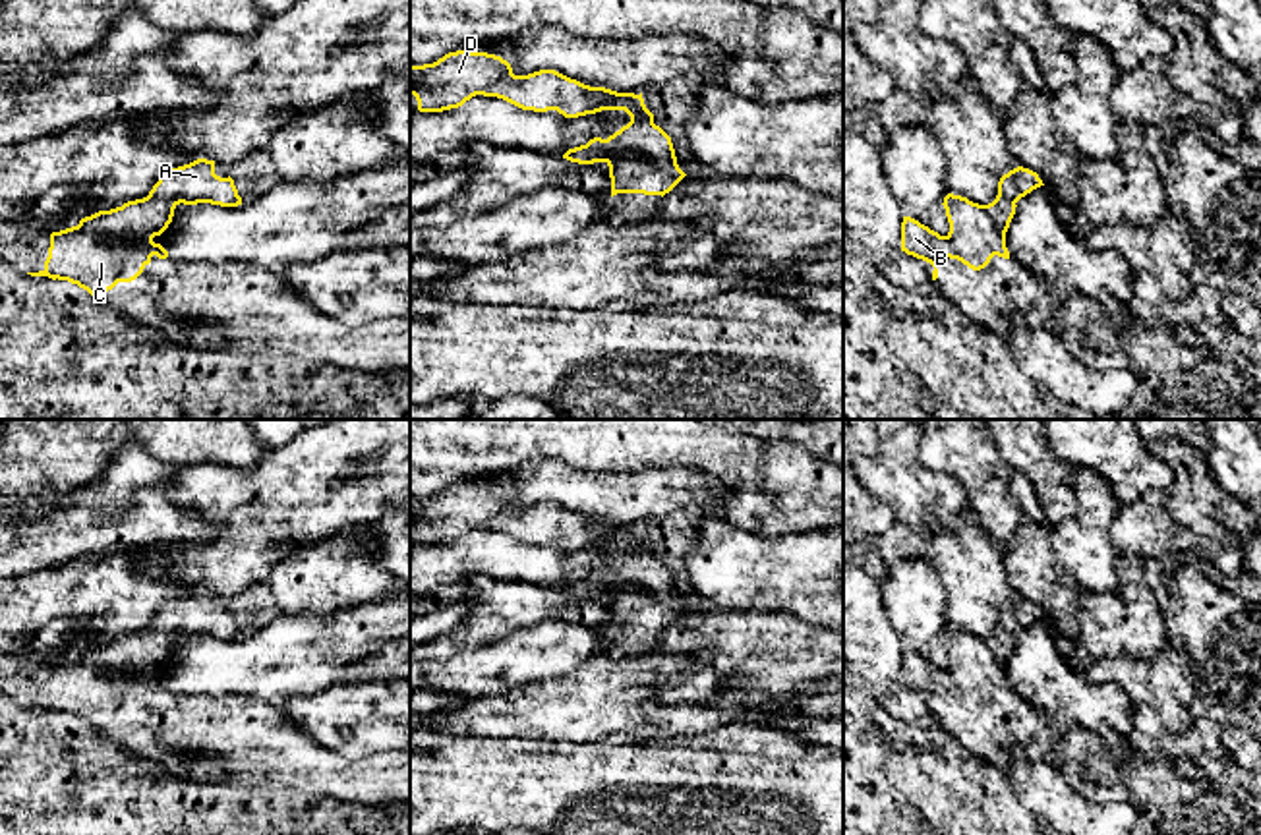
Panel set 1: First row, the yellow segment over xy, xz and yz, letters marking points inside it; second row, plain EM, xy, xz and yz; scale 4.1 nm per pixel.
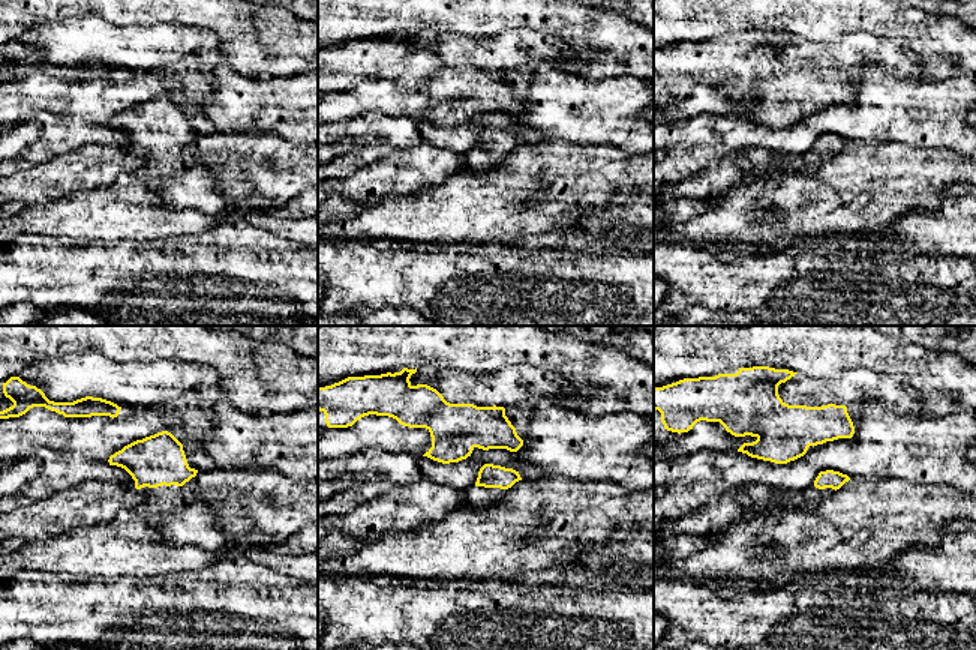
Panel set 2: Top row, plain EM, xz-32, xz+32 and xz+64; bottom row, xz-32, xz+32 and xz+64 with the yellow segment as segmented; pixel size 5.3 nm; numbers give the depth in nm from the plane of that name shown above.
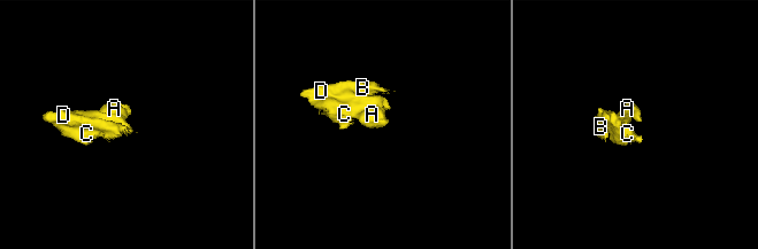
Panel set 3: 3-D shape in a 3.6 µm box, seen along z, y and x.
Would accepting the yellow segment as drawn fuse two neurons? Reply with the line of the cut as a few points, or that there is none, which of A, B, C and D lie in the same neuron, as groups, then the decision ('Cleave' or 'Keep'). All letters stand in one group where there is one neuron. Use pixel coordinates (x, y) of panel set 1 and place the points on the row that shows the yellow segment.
No split. Groups: A B C D. Keep

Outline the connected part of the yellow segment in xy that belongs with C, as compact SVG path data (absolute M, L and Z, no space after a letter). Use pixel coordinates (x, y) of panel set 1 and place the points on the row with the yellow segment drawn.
M197 158L170 168L147 197L99 211L81 218L77 226L52 232L44 269L27 274L68 280L106 303L106 292L118 282L135 280L153 255L168 257L153 238L168 228L180 203L238 207L242 197L230 176L215 174L215 160Z

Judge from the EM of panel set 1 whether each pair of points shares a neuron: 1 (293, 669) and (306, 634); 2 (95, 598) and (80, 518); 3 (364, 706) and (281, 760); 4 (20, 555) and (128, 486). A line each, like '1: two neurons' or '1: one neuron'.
1: one neuron
2: two neurons
3: two neurons
4: one neuron

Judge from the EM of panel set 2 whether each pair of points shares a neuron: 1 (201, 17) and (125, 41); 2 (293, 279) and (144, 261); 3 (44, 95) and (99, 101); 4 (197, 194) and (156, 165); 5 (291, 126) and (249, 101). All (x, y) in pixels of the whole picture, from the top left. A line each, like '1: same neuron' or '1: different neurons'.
1: different neurons
2: same neuron
3: same neuron
4: same neuron
5: same neuron

